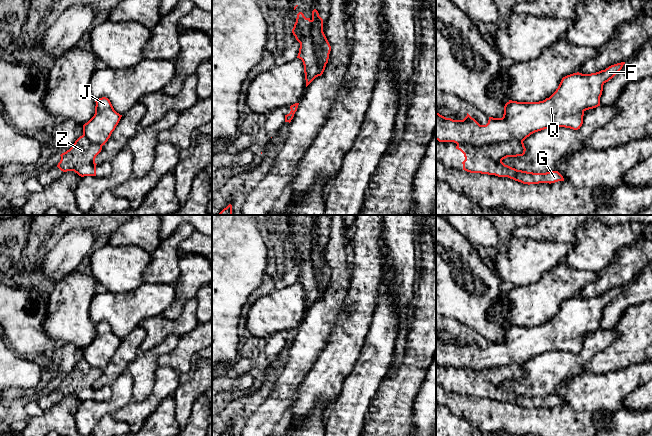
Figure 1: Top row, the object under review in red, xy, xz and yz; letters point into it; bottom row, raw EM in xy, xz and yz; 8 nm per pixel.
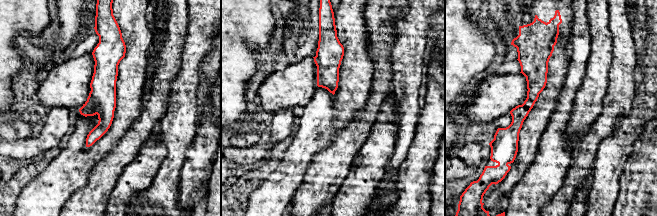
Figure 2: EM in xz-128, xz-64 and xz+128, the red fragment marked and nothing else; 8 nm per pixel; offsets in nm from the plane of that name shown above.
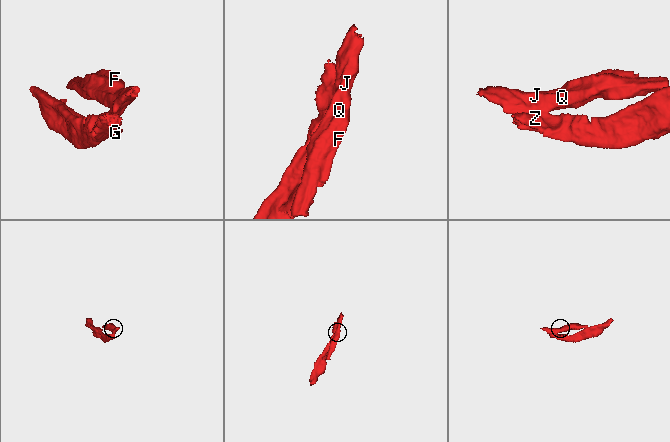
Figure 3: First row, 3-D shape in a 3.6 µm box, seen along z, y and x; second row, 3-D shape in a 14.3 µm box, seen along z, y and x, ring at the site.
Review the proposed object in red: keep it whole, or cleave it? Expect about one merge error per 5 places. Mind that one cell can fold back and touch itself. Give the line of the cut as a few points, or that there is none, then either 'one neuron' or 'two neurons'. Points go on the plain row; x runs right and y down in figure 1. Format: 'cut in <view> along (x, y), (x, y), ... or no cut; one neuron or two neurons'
cut in yz along (522, 364), (494, 365), (484, 368), (457, 368); two neurons

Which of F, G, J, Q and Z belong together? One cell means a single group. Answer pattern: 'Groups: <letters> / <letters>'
Groups: F J Q / G Z

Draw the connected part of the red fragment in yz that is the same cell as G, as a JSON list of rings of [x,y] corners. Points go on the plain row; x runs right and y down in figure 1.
[[[513,364],[485,369],[457,368],[456,373],[464,378],[463,394],[470,397],[508,401],[528,409],[564,405],[563,400],[558,395],[533,397],[505,389],[502,386],[503,383],[525,378],[526,372],[523,365]]]

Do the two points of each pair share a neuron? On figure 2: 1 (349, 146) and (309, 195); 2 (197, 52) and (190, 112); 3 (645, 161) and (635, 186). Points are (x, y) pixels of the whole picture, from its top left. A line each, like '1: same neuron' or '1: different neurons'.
1: same neuron
2: same neuron
3: same neuron

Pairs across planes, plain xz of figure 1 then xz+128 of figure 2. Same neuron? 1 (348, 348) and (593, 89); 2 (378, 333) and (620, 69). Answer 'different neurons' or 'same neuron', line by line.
1: same neuron
2: same neuron

